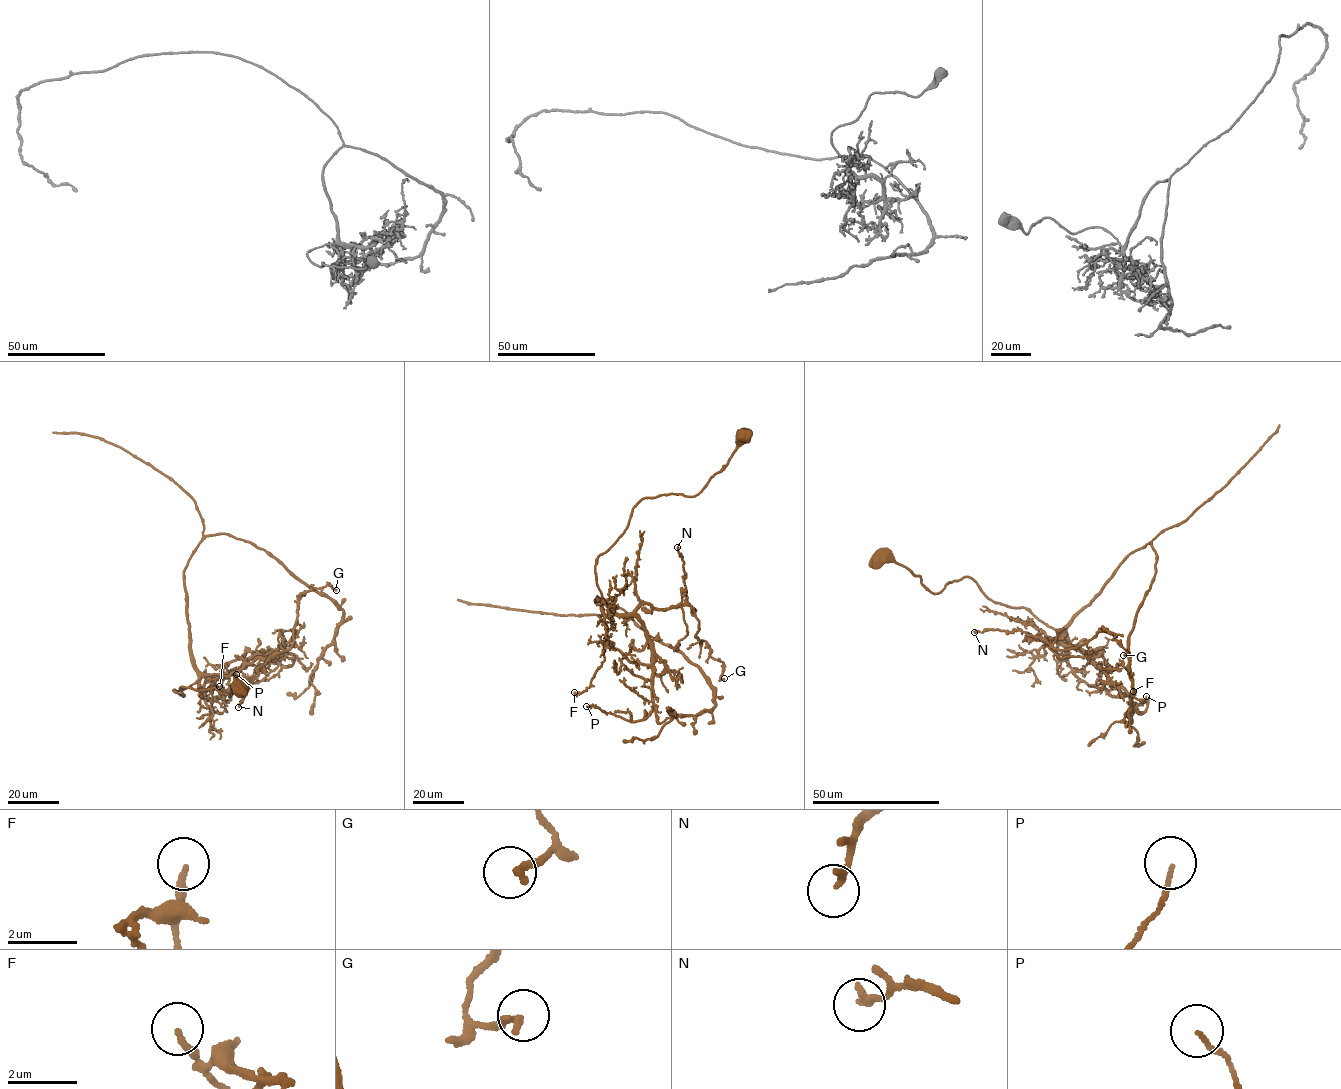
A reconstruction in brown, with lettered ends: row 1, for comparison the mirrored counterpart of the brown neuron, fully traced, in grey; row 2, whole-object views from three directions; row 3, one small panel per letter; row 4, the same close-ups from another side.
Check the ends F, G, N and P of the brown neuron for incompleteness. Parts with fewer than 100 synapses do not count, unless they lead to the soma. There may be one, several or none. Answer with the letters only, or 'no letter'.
no letter

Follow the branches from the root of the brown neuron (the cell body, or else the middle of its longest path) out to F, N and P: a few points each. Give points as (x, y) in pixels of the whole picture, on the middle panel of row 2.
F: (746, 435), (697, 494), (643, 497), (624, 532), (599, 556), (605, 659), (590, 686), (574, 692)
N: (746, 435), (697, 494), (634, 507), (597, 558), (604, 601), (624, 615), (680, 607), (677, 547)
P: (746, 435), (697, 494), (643, 497), (597, 558), (604, 601), (649, 642), (653, 706), (633, 721), (586, 706)

